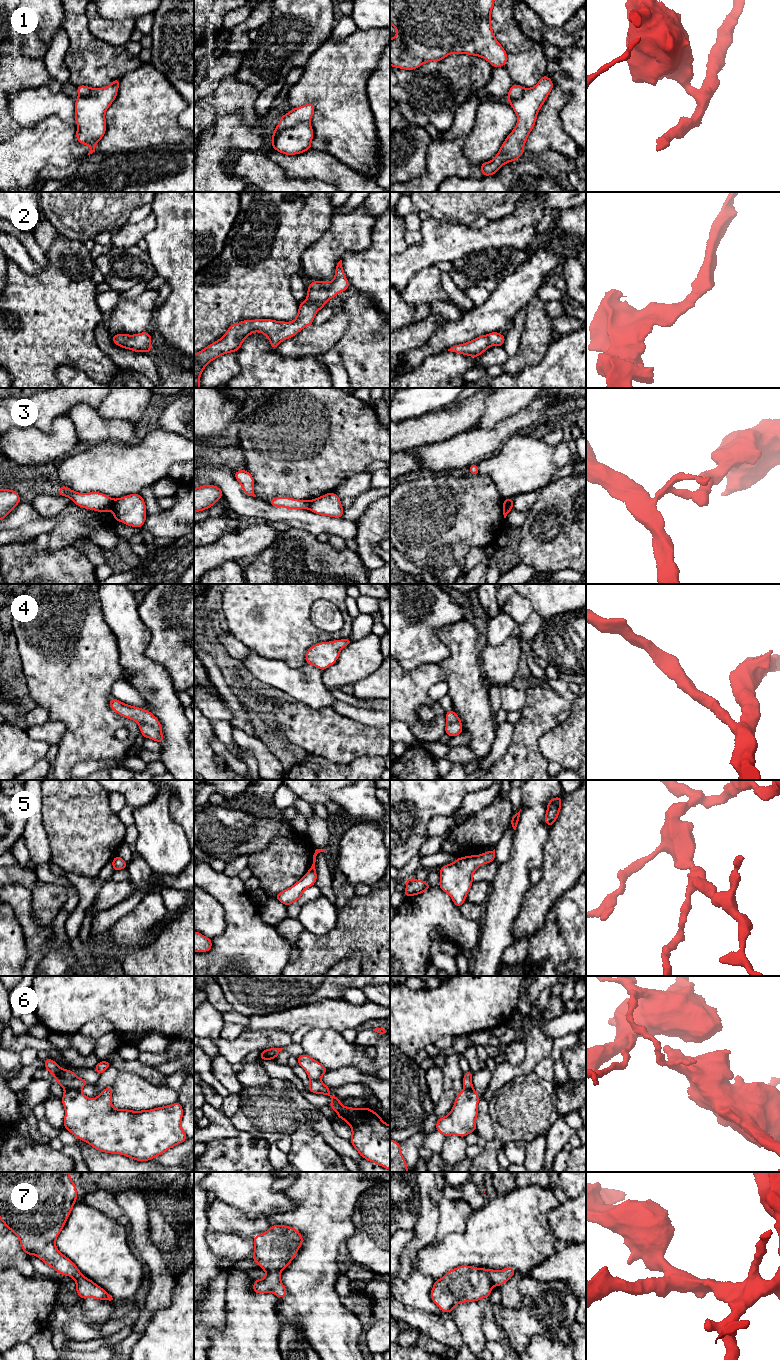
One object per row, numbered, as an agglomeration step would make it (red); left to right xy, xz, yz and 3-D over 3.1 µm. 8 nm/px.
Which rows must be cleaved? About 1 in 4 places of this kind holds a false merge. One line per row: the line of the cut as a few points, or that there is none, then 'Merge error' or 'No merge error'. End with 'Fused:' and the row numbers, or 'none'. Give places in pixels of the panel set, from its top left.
1: Split along xz (309, 122), (300, 122), (282, 129), (276, 135), (273, 148). Merge error
2: No split. No merge error
3: Split along xy (114, 500), (111, 509). Merge error
4: No split. No merge error
5: No split. No merge error
6: Split along xy (65, 1089), (78, 1089), (80, 1091). Merge error
7: No split. No merge error
Fused: 1, 3, 6

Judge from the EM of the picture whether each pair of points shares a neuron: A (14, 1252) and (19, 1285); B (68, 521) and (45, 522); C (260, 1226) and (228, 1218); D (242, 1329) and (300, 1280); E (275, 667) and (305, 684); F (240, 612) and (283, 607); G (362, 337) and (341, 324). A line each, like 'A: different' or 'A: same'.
A: different
B: different
C: same
D: different
E: same
F: same
G: different

